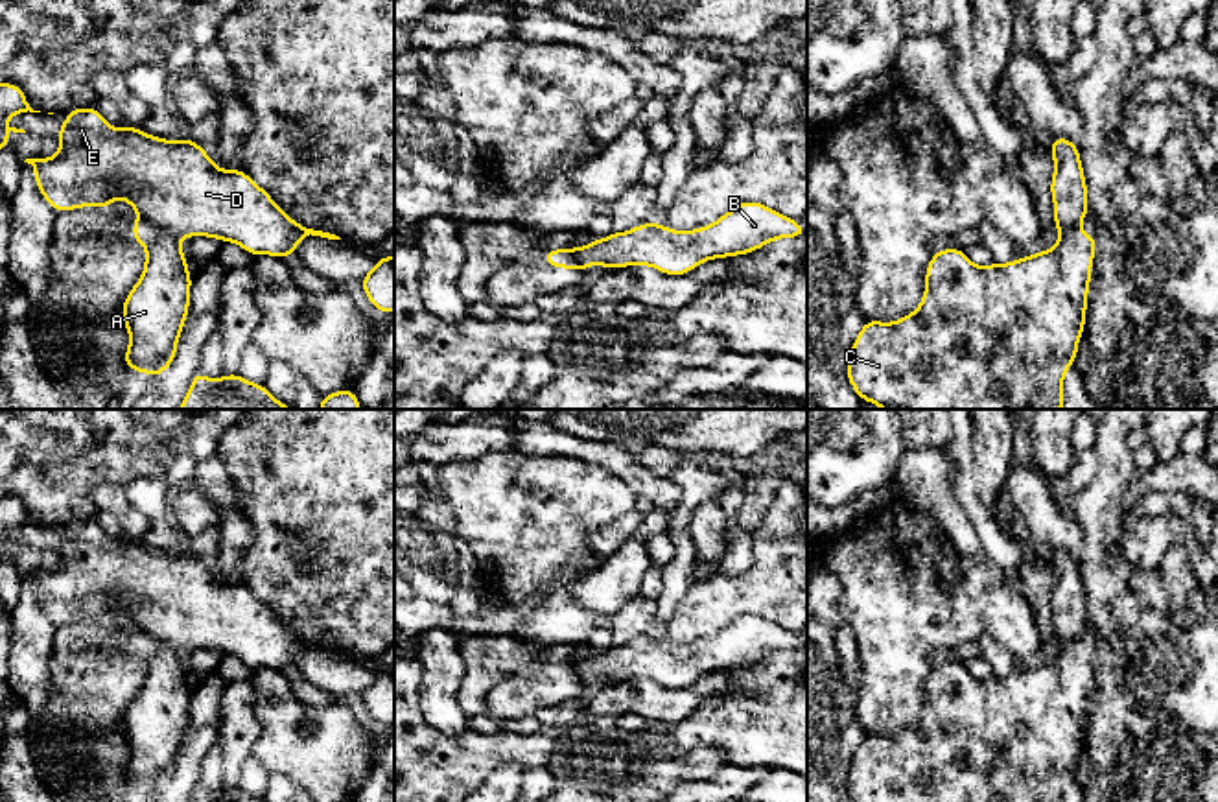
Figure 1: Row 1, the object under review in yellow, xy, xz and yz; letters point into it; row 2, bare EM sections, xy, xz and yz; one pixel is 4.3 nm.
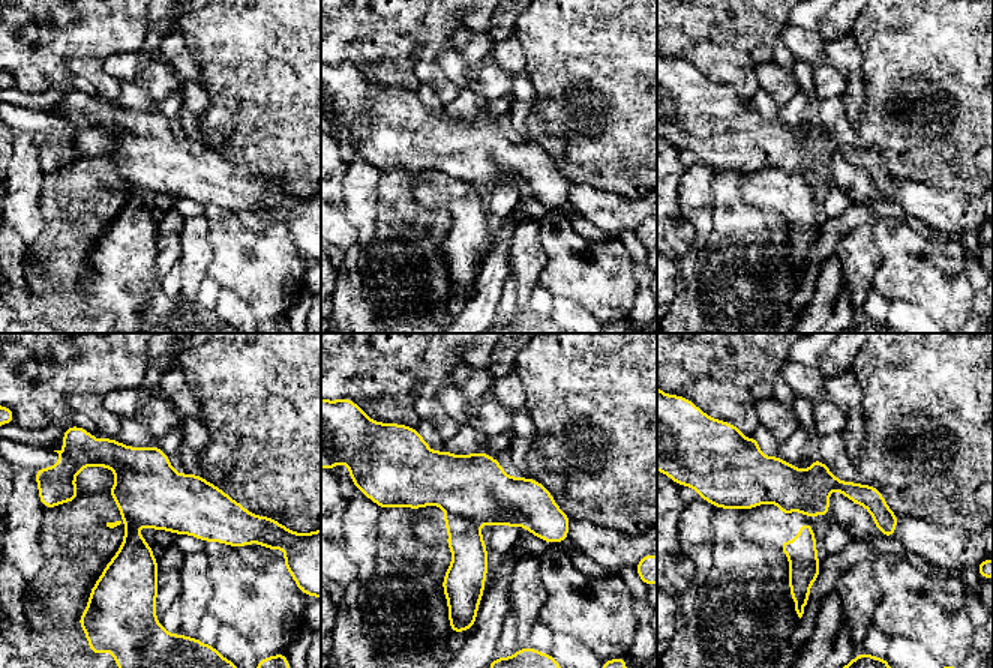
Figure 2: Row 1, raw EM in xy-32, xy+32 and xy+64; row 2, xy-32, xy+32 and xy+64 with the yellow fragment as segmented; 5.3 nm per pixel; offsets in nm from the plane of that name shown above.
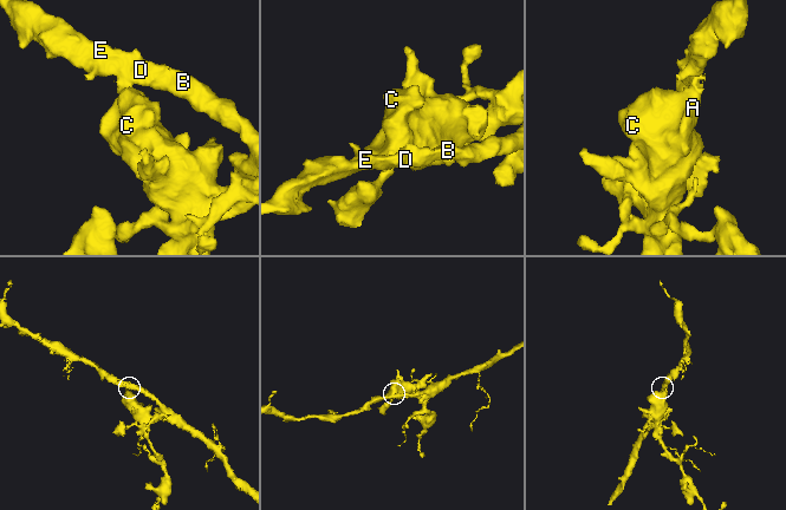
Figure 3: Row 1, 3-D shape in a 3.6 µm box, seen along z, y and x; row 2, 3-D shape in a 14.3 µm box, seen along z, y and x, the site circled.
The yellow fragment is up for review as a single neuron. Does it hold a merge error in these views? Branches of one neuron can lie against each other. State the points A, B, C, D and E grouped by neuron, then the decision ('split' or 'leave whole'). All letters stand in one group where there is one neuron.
A C / B D E; split

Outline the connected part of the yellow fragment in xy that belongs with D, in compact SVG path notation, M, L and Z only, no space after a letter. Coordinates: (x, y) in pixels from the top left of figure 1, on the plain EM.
M81 520L68 524L55 553L61 559L55 570L24 573L33 579L37 601L55 625L83 619L107 623L114 612L125 612L140 631L175 651L208 649L232 655L252 669L286 671L310 647L341 653L295 636L243 583L219 583L203 559L190 551L171 555L133 538L120 544L96 520Z

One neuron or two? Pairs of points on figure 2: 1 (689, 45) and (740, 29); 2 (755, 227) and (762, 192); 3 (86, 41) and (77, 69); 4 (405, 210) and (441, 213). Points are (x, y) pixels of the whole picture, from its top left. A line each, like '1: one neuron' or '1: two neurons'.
1: one neuron
2: two neurons
3: two neurons
4: one neuron

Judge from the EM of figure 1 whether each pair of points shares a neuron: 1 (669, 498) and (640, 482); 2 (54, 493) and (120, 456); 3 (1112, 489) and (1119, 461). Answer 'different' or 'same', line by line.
1: same
2: same
3: same

